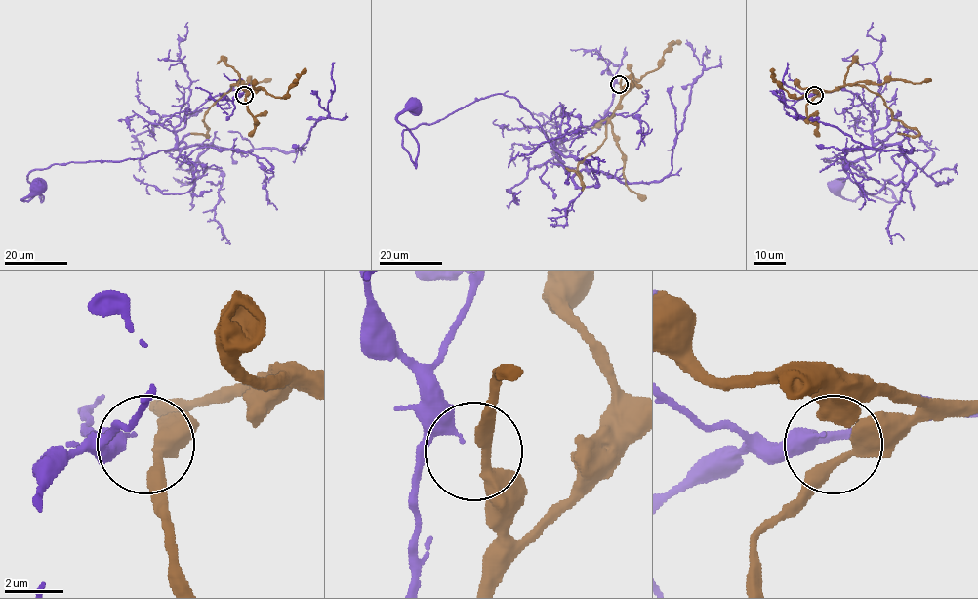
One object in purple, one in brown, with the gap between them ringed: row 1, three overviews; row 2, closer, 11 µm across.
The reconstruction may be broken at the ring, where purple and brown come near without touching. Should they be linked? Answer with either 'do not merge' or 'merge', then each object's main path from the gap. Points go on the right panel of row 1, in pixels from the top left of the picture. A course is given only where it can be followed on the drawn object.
merge; course purple (814, 94), (843, 89), (860, 98), (872, 146), (824, 161), (854, 164), (895, 201), (846, 199), (835, 184); course brown (815, 96), (840, 86), (863, 85), (881, 98), (894, 119), (901, 120), (918, 134), (908, 136), (898, 133)

